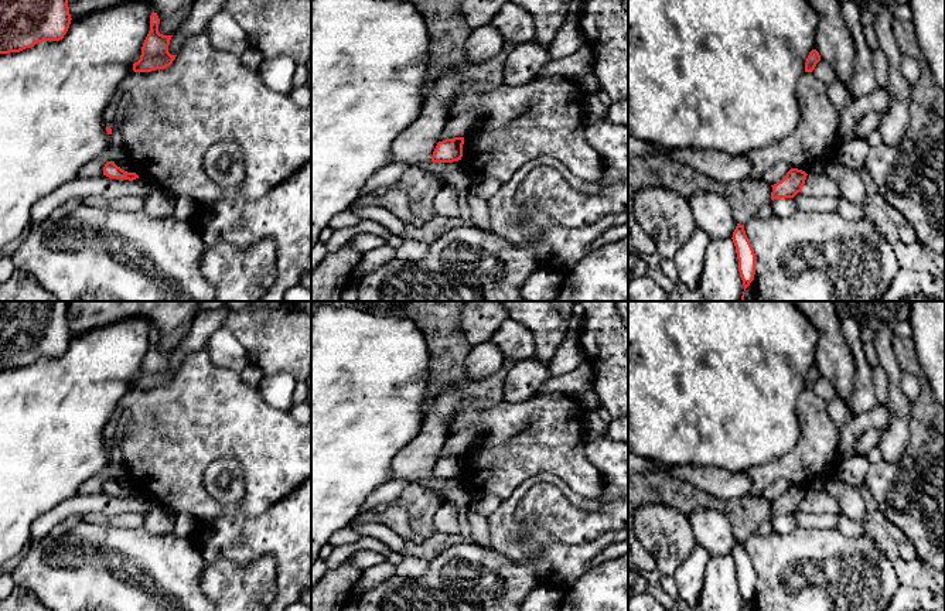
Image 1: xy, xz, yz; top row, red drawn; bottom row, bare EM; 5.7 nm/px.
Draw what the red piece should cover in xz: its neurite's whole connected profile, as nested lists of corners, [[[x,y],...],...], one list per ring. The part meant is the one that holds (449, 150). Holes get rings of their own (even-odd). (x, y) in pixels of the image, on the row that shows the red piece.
[[[454,137],[439,141],[433,151],[431,161],[453,163],[461,160],[463,144],[464,144],[464,137]]]

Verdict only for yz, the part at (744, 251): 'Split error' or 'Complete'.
Complete

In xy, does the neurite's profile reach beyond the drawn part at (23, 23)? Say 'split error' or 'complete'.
complete

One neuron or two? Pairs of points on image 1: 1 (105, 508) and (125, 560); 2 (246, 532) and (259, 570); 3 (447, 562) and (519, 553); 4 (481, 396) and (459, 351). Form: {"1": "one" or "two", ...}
{"1": "two", "2": "two", "3": "two", "4": "one"}

